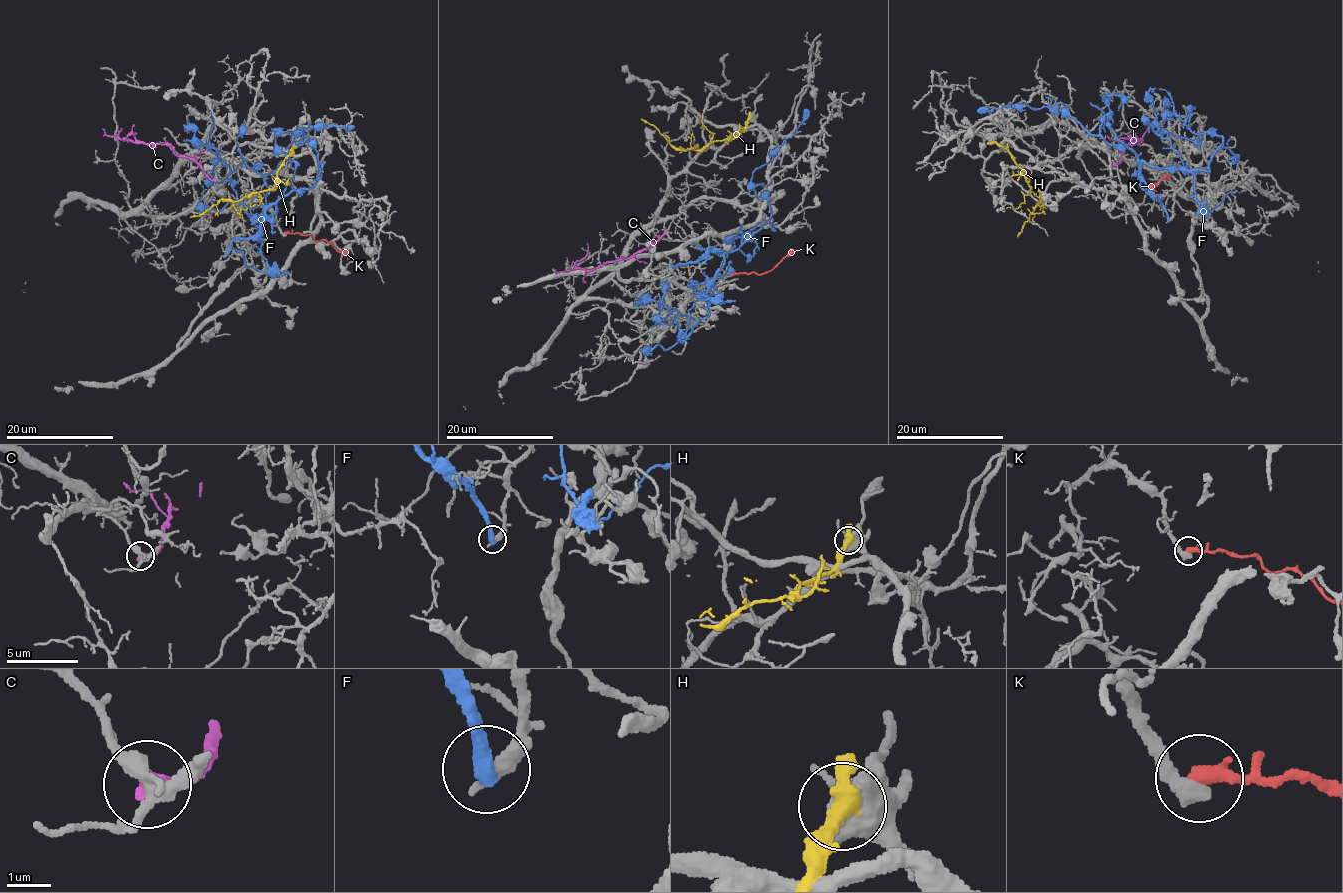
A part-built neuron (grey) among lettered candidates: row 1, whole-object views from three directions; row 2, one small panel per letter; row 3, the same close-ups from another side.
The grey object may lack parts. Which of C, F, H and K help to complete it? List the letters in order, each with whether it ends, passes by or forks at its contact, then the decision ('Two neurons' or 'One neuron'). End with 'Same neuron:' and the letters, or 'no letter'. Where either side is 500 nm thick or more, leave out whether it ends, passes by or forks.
C: It ends there. Two neurons
F: It ends there. Two neurons
H: Two neurons
K: It ends there. Two neurons
Same neuron: no letter

